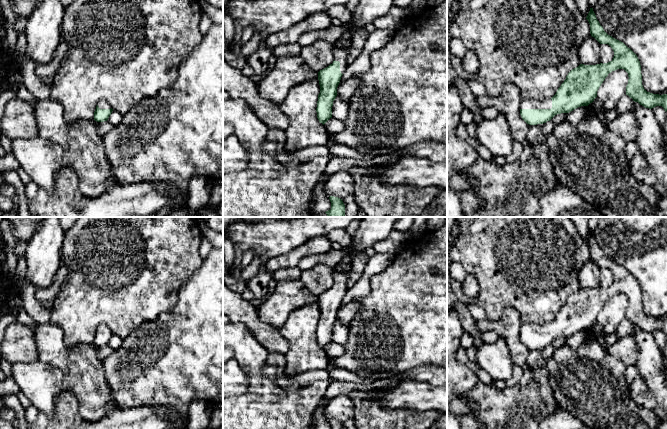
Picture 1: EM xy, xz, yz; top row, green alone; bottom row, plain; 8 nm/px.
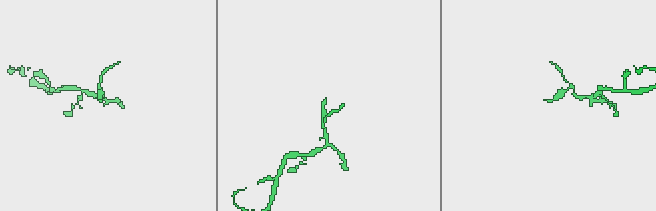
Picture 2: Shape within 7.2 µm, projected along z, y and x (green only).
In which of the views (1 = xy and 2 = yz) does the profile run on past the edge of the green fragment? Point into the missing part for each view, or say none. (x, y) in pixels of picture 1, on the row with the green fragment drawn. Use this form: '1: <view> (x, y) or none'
1: xy (102, 104)
2: yz (525, 103)

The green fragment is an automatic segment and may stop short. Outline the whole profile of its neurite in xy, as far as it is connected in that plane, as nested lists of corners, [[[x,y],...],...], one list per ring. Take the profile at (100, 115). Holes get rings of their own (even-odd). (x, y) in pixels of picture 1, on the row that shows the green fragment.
[[[100,100],[94,112],[94,120],[97,122],[107,121],[113,109],[106,100]]]

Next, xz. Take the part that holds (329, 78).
[[[359,0],[352,13],[352,19],[347,23],[345,33],[333,44],[334,61],[328,67],[318,72],[320,93],[317,101],[317,118],[323,125],[332,118],[333,101],[337,96],[337,87],[346,69],[345,46],[350,45],[353,33],[365,29],[381,16],[386,15],[394,6],[394,0]]]

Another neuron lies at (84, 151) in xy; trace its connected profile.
[[[51,98],[36,102],[35,118],[38,136],[63,146],[64,167],[74,170],[82,194],[97,197],[117,185],[94,119],[67,122],[63,106]]]

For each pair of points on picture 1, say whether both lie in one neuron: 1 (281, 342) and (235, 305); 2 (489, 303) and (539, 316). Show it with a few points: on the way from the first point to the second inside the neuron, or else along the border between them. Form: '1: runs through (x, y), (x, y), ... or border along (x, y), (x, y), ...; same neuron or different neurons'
1: runs through (270, 338), (246, 315); same neuron
2: runs through (501, 301), (524, 301), (527, 304); same neuron

